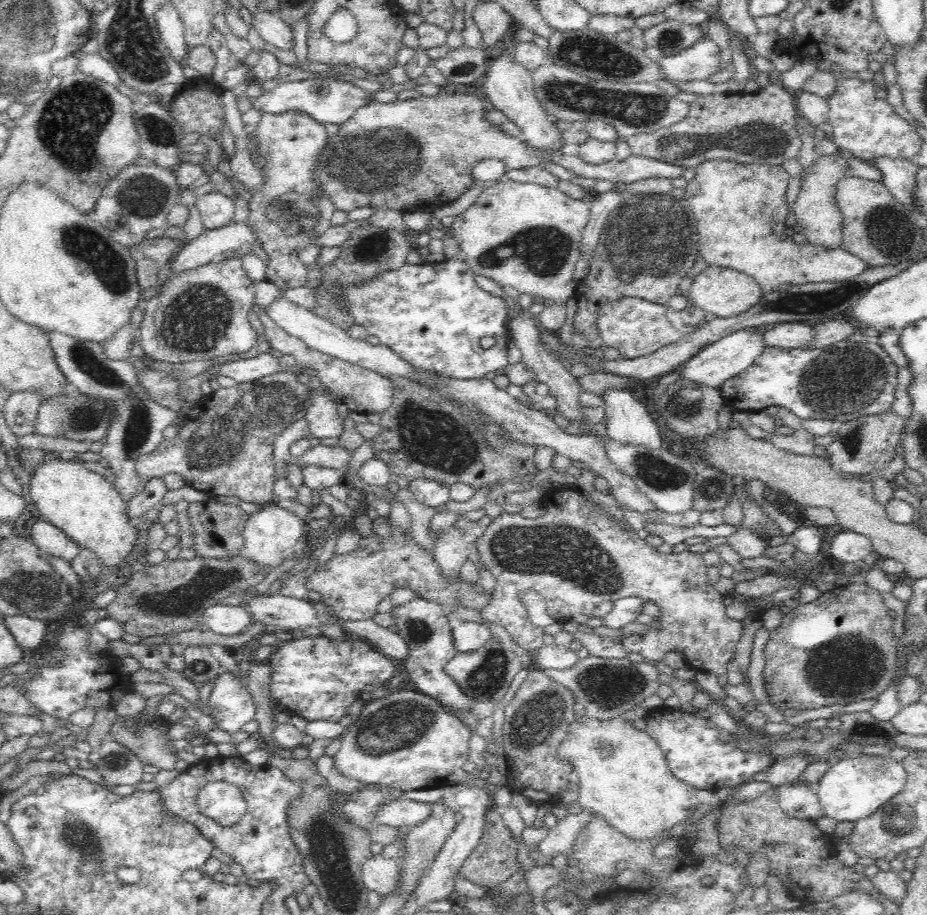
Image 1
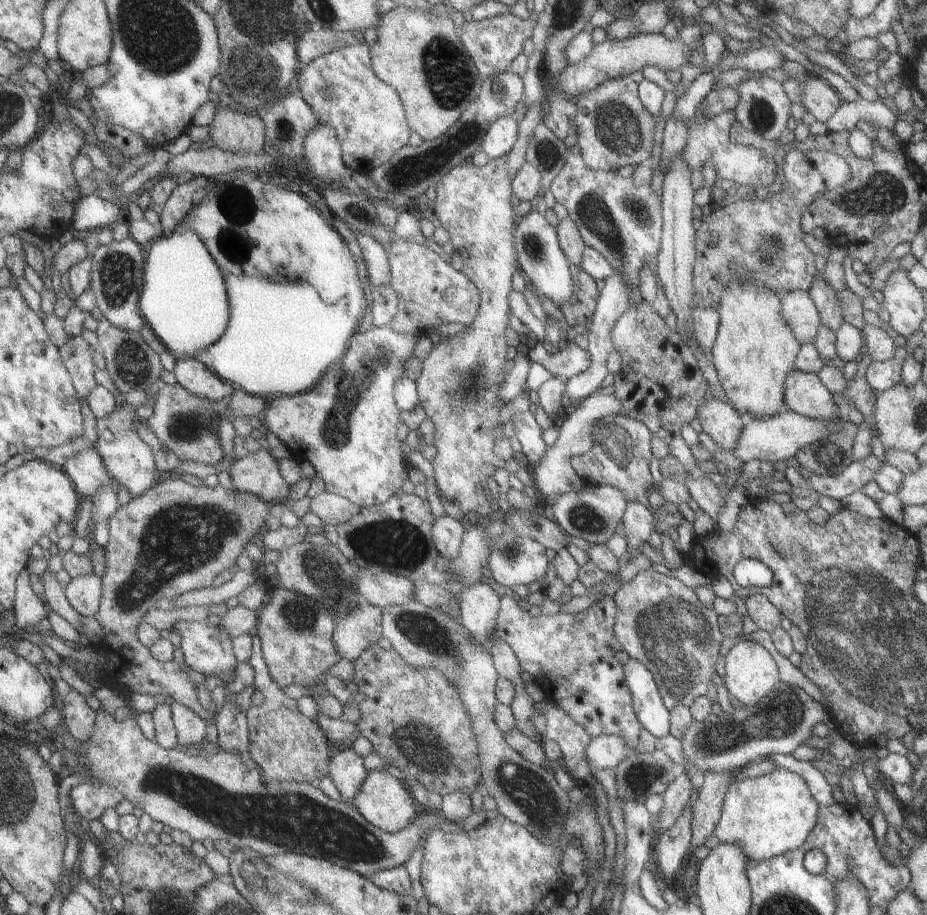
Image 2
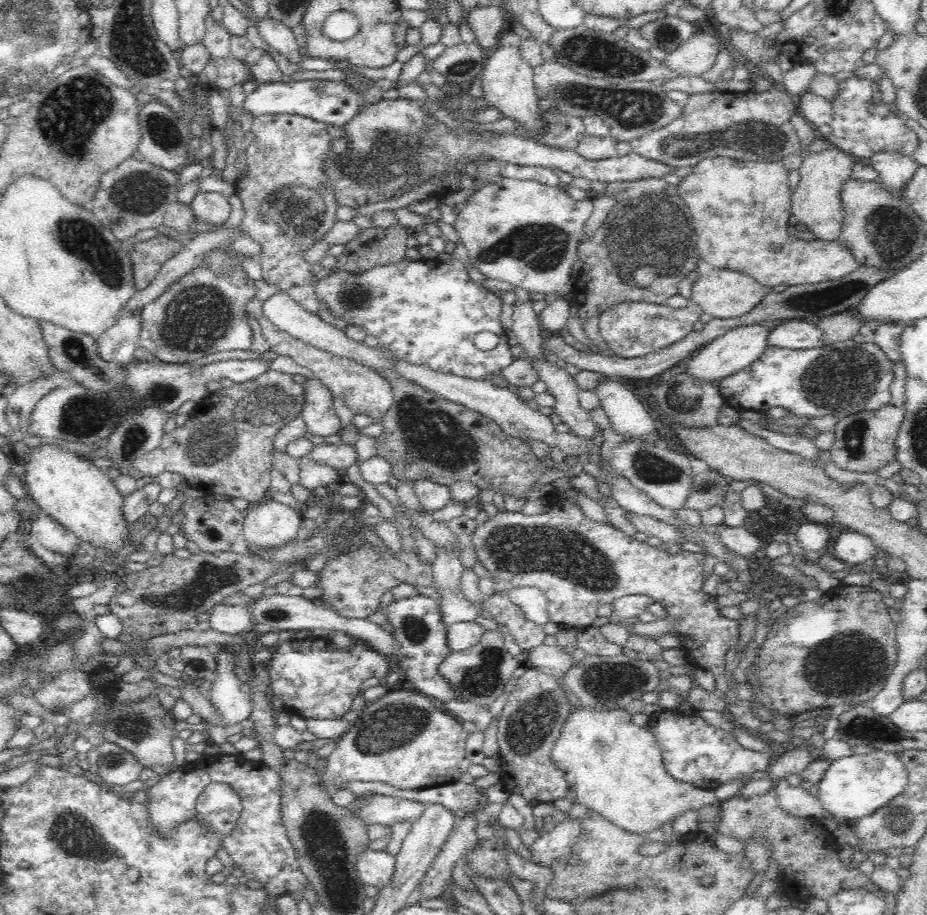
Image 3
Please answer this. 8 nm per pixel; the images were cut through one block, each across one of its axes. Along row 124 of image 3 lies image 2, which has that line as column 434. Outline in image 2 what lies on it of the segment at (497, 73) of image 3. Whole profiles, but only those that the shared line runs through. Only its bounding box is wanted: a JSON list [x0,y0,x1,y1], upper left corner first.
[432,515,466,560]

